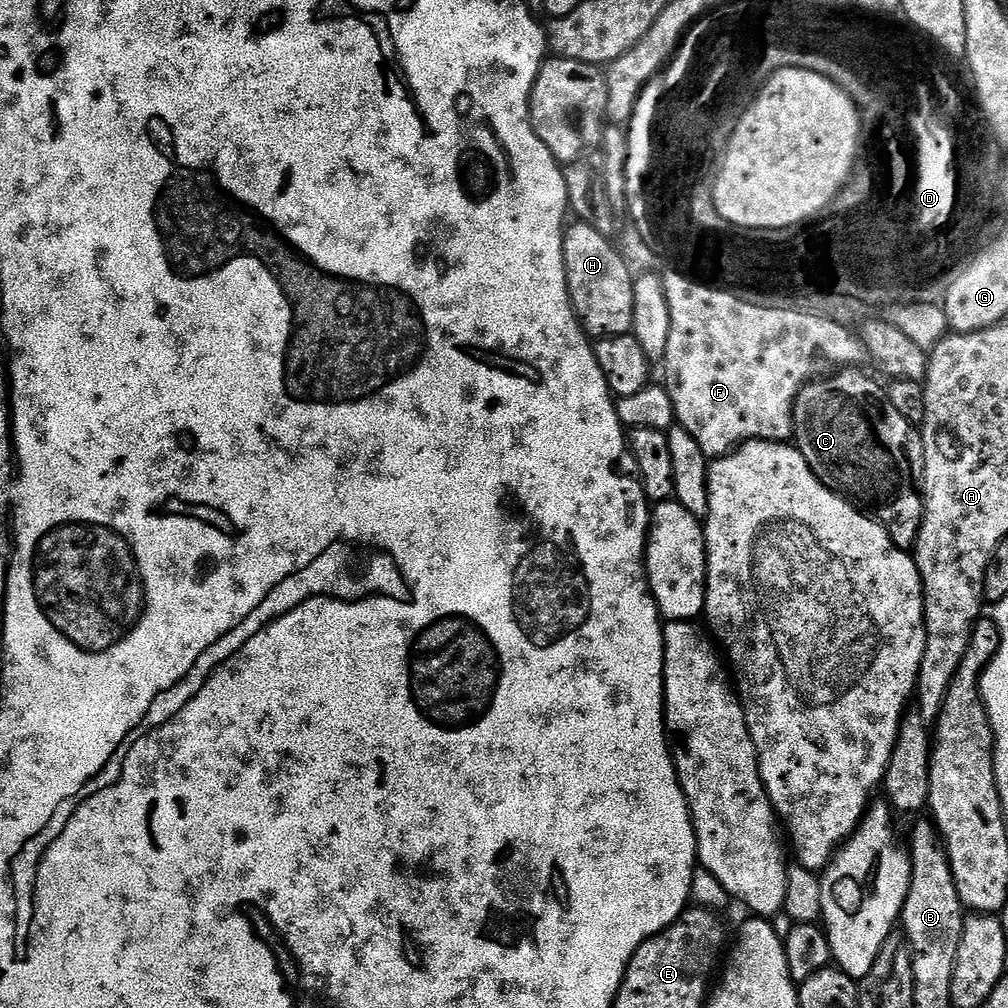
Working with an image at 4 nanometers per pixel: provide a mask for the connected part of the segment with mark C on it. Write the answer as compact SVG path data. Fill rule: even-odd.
M855 367L850 368L841 368L819 380L813 380L811 384L805 386L804 389L796 396L796 401L794 402L794 406L792 407L792 435L794 437L794 446L799 450L802 454L802 458L806 458L806 462L810 466L810 470L814 470L814 474L818 479L822 481L823 484L828 487L832 492L838 493L843 500L848 500L852 505L856 508L859 508L861 512L864 512L867 516L872 517L872 519L877 520L881 526L888 531L890 534L890 538L898 547L902 549L903 552L911 553L913 549L916 547L916 539L918 538L918 534L920 533L920 523L924 520L924 497L922 495L922 481L924 479L924 443L922 442L922 438L920 437L920 433L918 431L917 425L911 424L910 422L906 422L906 418L902 418L902 414L898 414L898 410L894 410L894 406L890 406L890 402L888 401L888 393L882 387L880 388L880 384L876 380L871 380L870 377L867 376L866 373L860 372L864 370L857 370Z

